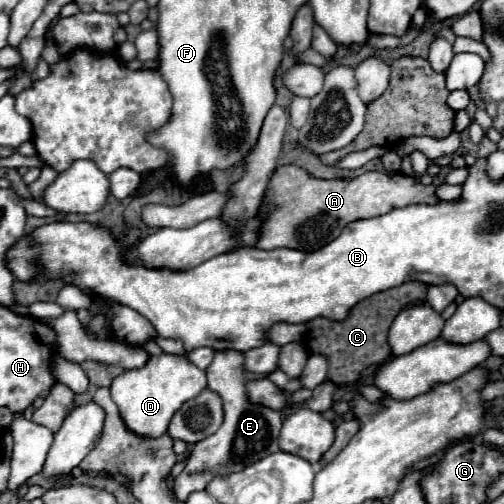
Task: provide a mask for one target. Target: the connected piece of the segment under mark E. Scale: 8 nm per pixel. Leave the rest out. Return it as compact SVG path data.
M221 350L221 352L215 352L215 358L207 368L207 388L221 396L225 420L215 434L199 440L193 446L183 472L175 478L175 496L179 500L187 500L191 492L205 490L215 476L227 476L227 474L239 472L245 466L279 450L277 436L283 424L283 416L277 410L271 410L261 404L253 404L249 400L247 388L245 388L247 382L245 382L243 360L245 356L237 350Z

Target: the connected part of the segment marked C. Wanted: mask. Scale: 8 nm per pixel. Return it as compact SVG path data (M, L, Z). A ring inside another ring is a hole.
M407 282L397 288L373 294L361 300L359 304L355 304L343 322L333 322L327 318L311 320L309 332L303 340L309 352L325 354L331 360L331 366L329 366L331 382L335 382L337 386L355 384L359 382L363 370L367 370L371 364L381 366L385 364L385 360L391 358L391 348L387 342L387 332L389 332L391 322L403 308L417 304L419 300L425 302L425 292L427 292L427 286L423 282Z

